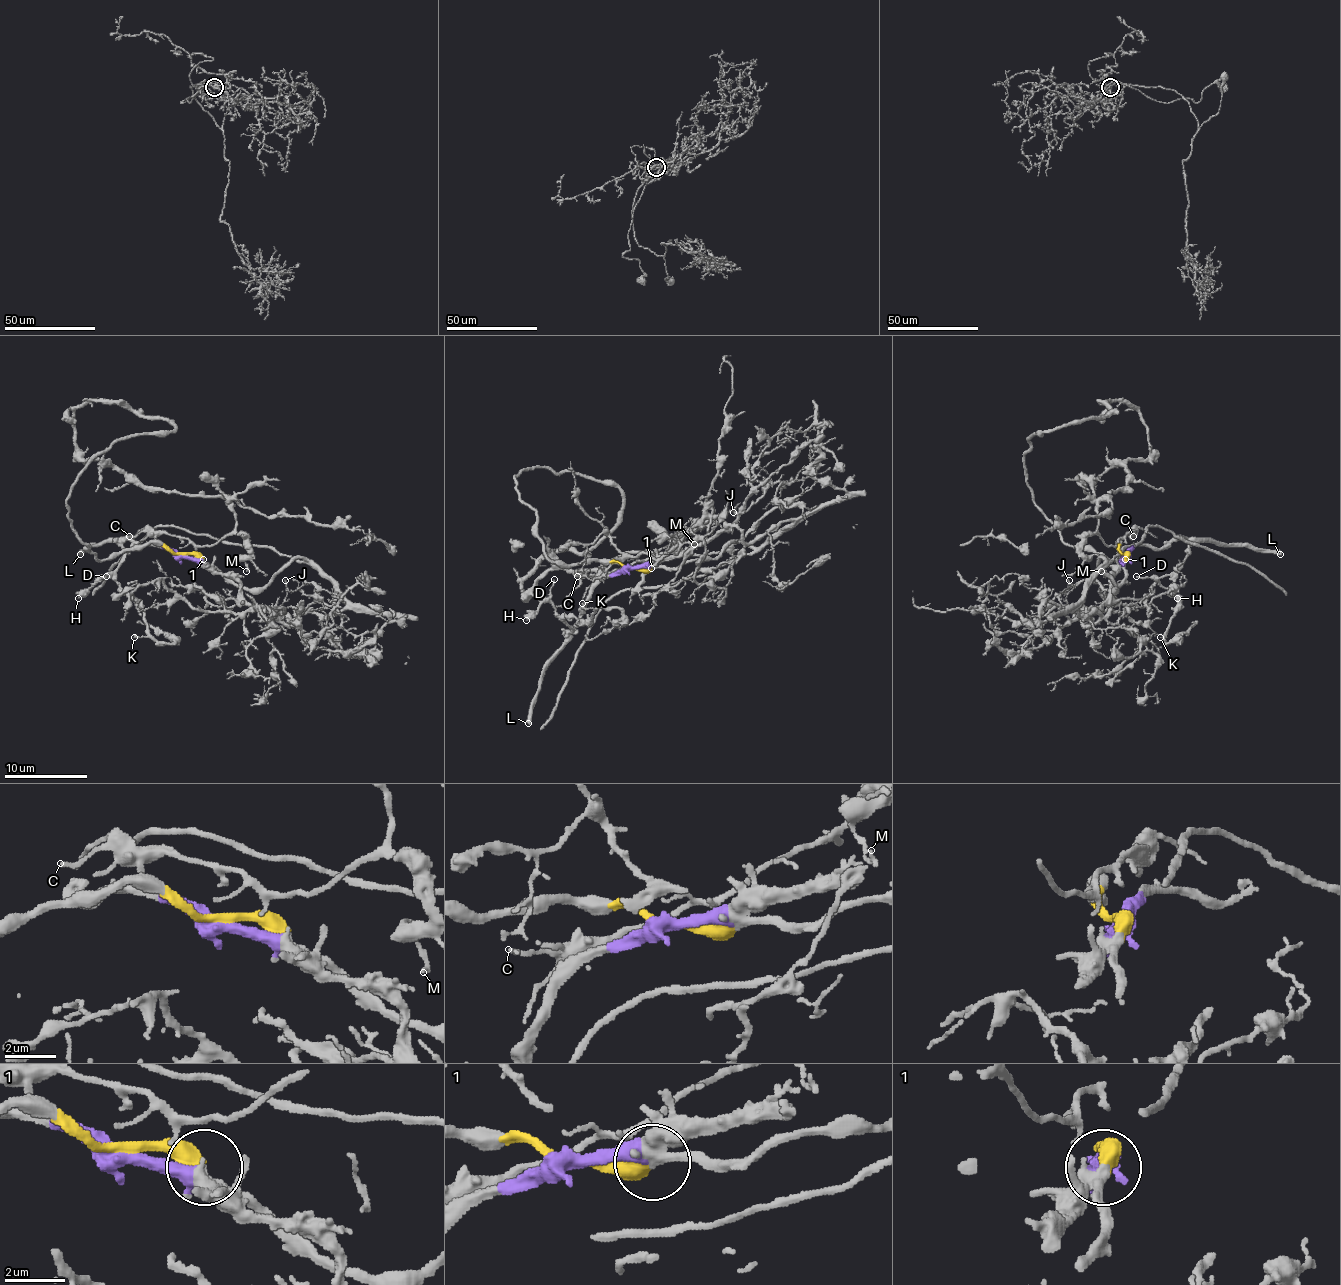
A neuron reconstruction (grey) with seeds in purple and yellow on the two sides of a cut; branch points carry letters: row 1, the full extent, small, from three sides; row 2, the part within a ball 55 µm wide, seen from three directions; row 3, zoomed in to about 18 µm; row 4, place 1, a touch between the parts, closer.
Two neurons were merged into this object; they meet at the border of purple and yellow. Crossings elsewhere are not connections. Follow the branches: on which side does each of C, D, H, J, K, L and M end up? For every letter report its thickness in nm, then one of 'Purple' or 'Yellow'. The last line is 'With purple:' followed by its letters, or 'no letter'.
C: Thickness 160 nm. Yellow
D: Thickness 140 nm. Purple
H: Thickness 340 nm. Purple
J: Thickness 90 nm. Yellow
K: Thickness 200 nm. Purple
L: Thickness 440 nm. Purple
M: Thickness 180 nm. Yellow
With purple: D, H, K, L

